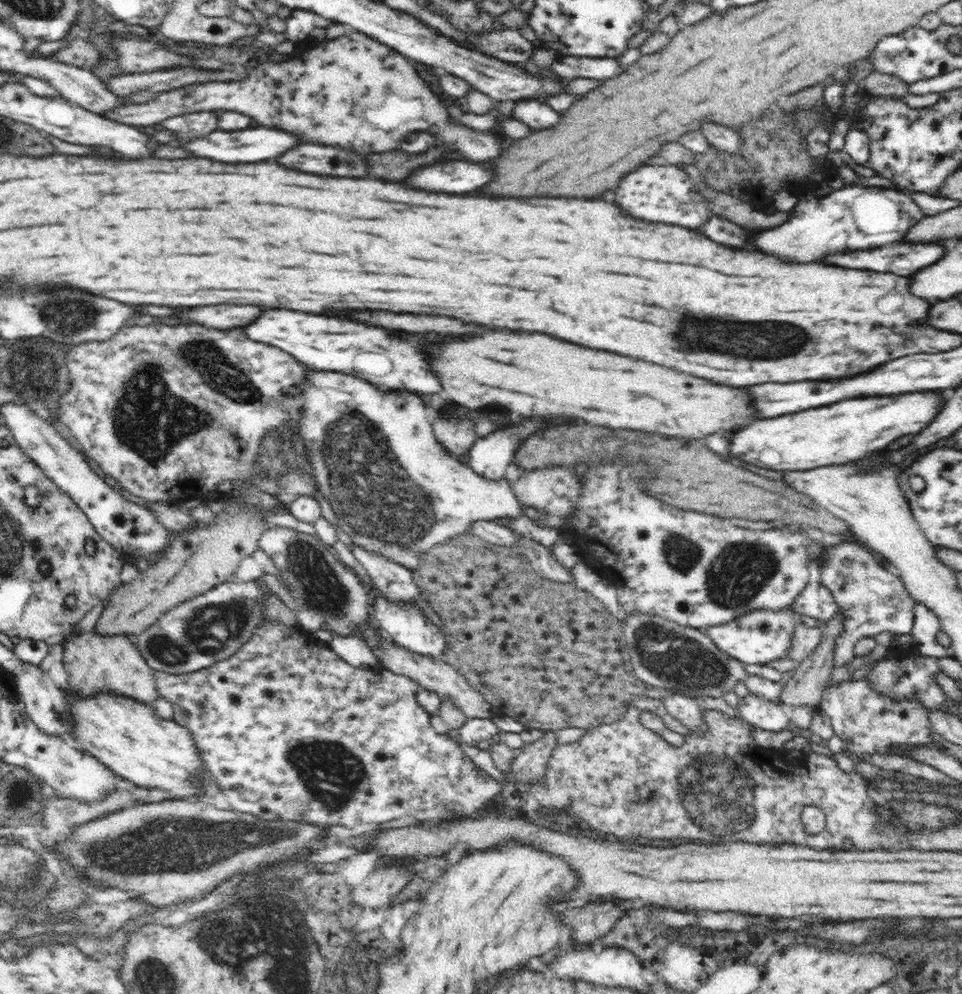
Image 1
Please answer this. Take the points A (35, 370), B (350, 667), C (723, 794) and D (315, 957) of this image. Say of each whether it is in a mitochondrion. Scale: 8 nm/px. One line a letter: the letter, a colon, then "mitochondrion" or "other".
A: mitochondrion
B: other
C: mitochondrion
D: mitochondrion

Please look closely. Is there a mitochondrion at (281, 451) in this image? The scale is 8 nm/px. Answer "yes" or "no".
no

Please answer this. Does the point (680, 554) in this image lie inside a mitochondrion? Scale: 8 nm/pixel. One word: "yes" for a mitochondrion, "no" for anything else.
yes

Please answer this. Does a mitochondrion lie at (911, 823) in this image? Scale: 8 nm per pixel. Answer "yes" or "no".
yes

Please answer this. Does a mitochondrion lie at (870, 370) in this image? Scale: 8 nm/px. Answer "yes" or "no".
no

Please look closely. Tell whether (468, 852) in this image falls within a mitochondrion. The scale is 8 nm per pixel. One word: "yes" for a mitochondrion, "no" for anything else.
no

